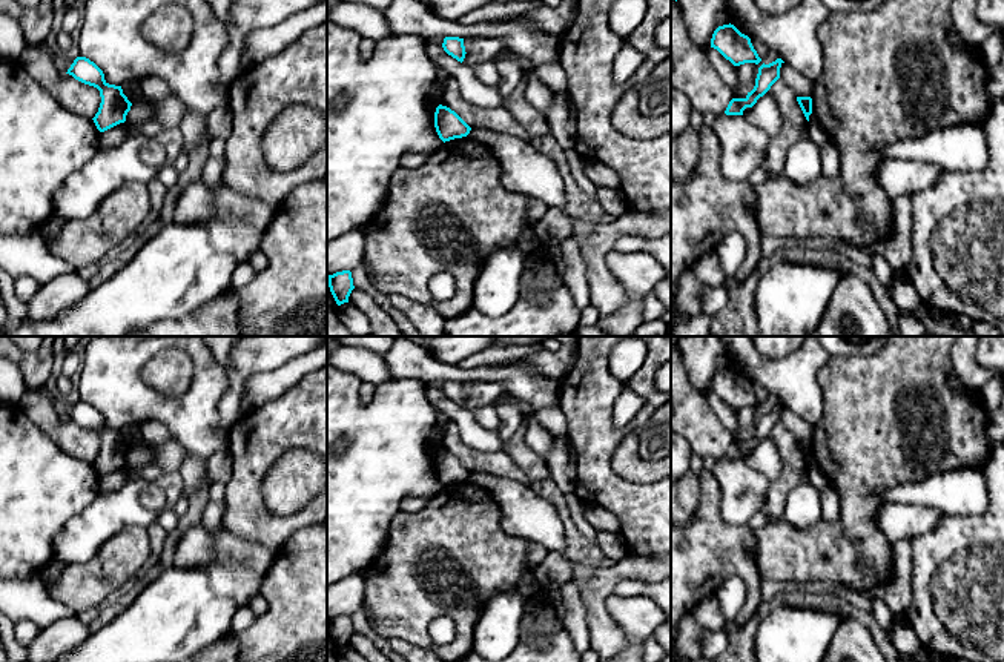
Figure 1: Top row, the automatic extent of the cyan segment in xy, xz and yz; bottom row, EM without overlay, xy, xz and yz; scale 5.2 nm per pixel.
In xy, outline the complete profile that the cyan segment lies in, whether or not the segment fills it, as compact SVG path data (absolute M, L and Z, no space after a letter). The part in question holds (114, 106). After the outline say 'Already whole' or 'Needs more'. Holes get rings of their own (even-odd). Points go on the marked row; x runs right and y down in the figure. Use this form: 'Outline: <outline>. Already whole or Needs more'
Outline: M77 57L66 74L100 91L101 103L92 118L100 132L126 121L132 103L123 94L121 86L109 84L104 80L103 71L94 61L86 57Z. Already whole

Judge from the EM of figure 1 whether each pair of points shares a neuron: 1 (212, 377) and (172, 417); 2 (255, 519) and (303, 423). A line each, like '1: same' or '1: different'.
1: same
2: same

